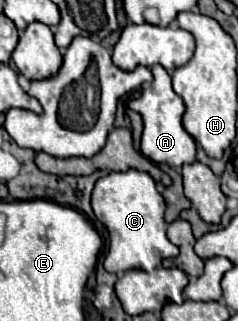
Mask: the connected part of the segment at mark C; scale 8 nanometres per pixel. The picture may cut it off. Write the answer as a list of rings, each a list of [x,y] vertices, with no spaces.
[[[138,169],[116,171],[100,177],[92,191],[92,209],[96,219],[106,227],[110,249],[104,259],[104,269],[110,273],[124,273],[128,269],[152,271],[166,257],[176,257],[178,247],[166,237],[164,209],[166,201],[158,193],[154,179]]]

